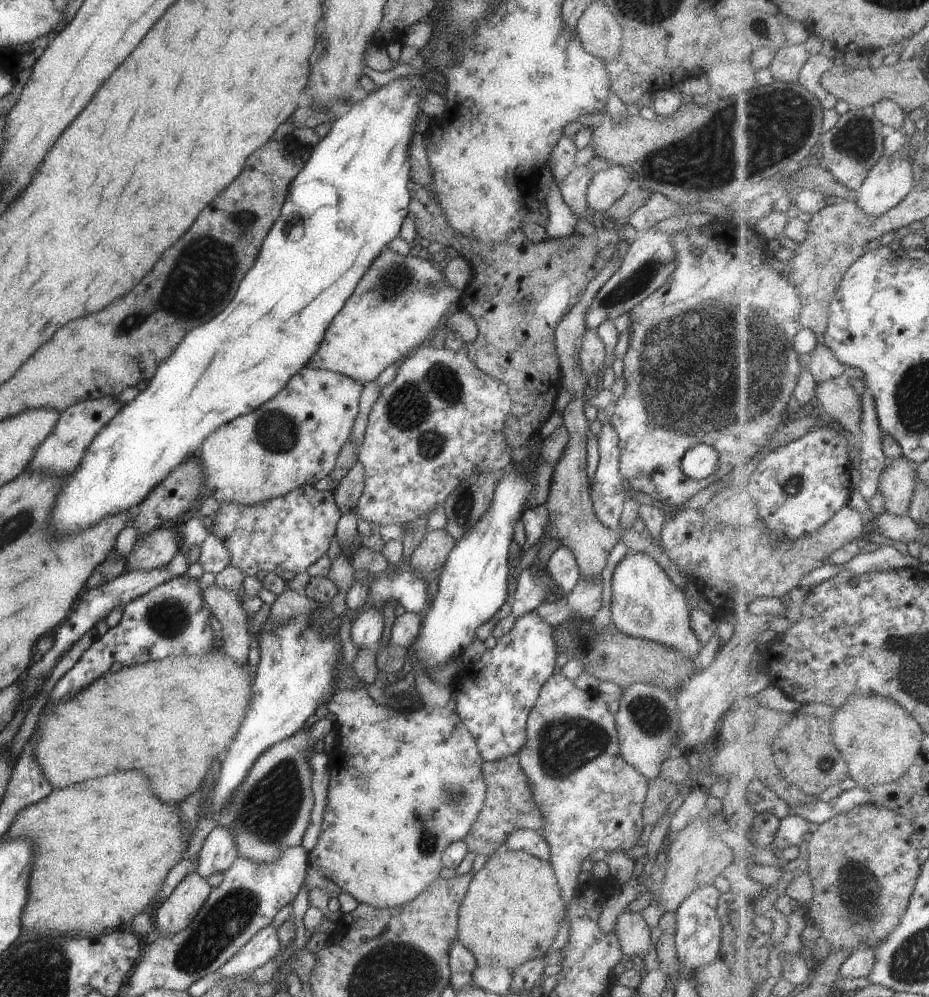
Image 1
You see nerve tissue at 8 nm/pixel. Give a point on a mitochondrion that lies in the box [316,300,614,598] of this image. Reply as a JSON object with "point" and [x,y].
{"point":[414,407]}

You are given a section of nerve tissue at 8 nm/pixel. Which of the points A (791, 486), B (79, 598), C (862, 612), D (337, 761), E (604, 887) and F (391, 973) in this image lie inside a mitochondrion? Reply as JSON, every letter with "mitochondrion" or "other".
{"A":"mitochondrion","B":"other","C":"other","D":"other","E":"other","F":"mitochondrion"}

